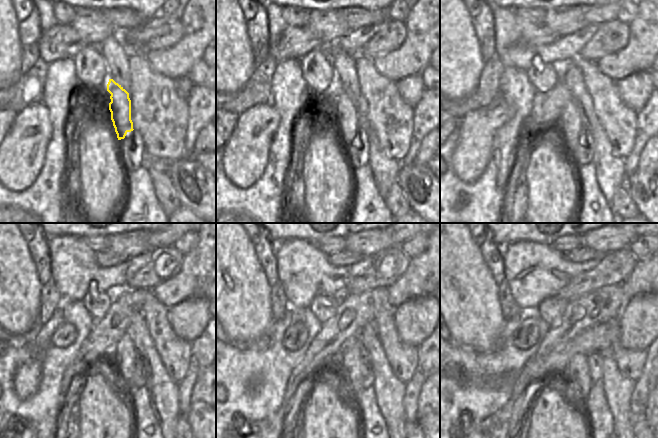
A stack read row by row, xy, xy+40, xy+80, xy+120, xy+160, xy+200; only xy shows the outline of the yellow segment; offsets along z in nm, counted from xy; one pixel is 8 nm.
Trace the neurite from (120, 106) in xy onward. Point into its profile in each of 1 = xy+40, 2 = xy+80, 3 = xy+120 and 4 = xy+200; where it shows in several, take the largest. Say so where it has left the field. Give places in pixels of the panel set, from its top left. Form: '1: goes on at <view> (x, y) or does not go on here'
1: goes on at xy+40 (346, 124)
2: goes on at xy+80 (572, 126)
3: goes on at xy+120 (125, 350)
4: goes on at xy+200 (578, 369)

